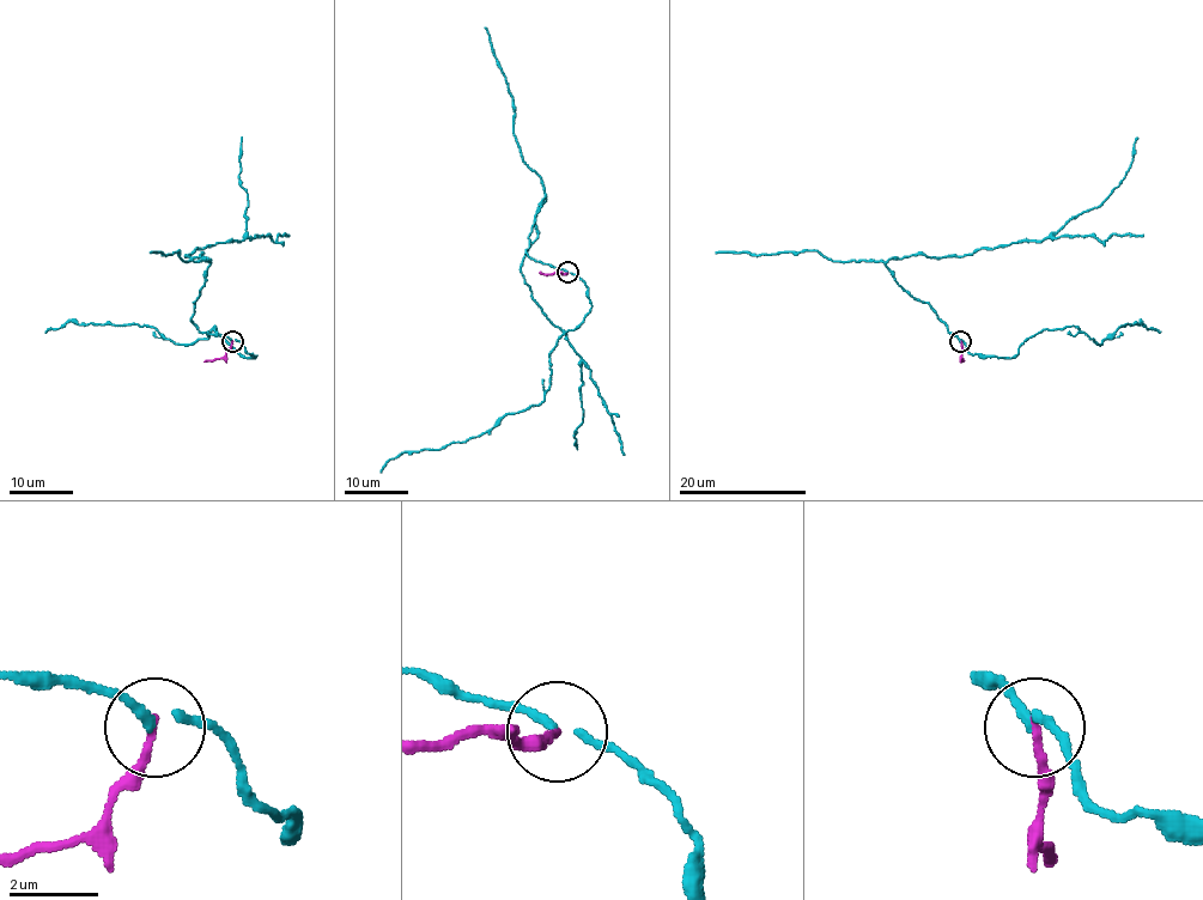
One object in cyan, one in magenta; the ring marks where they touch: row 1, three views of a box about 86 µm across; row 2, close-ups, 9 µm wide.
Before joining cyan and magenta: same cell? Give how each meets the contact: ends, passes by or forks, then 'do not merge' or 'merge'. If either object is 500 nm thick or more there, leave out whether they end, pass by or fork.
cyan passes by | magenta ends | do not merge

